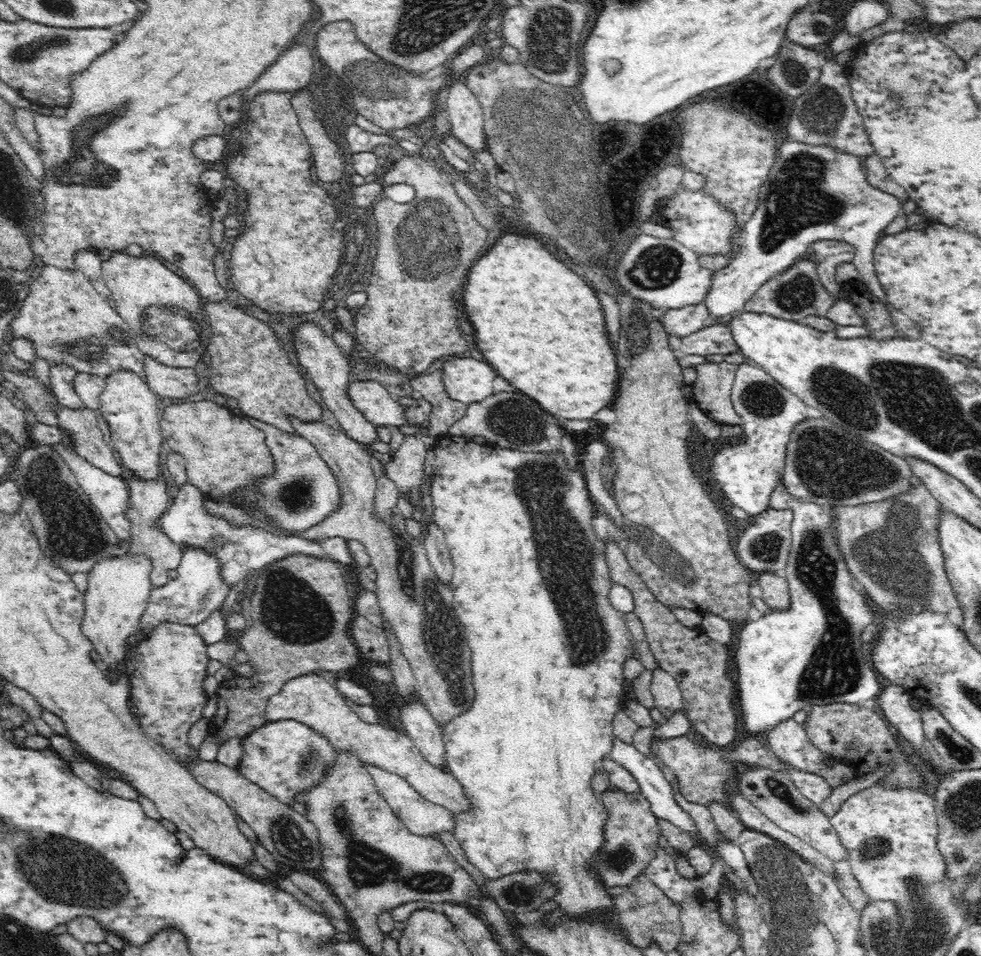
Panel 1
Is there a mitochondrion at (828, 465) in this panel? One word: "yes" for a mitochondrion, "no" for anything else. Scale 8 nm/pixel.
yes

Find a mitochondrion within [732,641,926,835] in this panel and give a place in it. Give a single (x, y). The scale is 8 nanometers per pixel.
(778, 789)

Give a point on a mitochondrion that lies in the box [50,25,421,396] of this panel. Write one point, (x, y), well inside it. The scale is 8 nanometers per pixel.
(80, 168)

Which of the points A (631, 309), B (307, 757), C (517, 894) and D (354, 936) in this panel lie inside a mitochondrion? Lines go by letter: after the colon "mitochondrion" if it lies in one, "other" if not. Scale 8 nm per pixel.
A: mitochondrion
B: mitochondrion
C: mitochondrion
D: other

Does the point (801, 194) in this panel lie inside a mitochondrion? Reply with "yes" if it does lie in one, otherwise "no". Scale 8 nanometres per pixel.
yes

